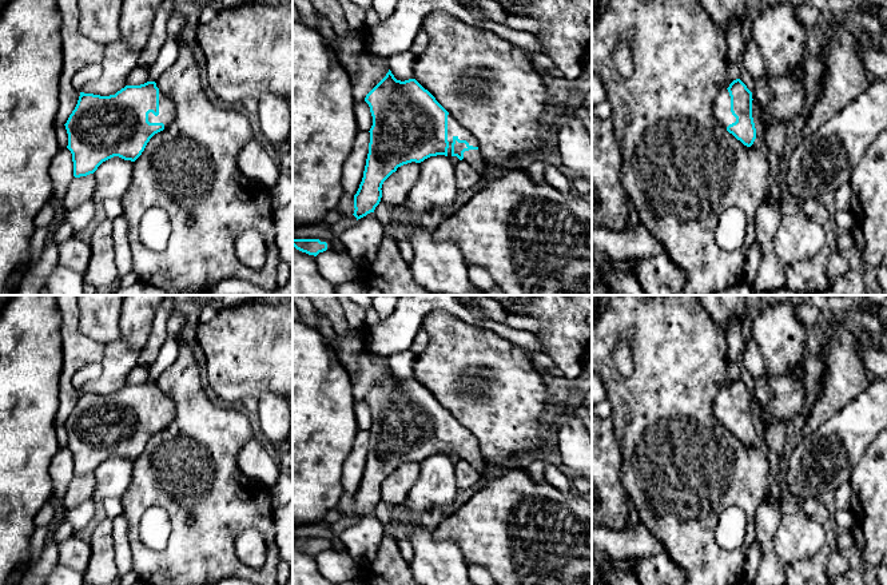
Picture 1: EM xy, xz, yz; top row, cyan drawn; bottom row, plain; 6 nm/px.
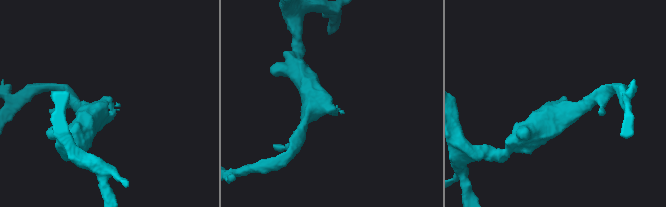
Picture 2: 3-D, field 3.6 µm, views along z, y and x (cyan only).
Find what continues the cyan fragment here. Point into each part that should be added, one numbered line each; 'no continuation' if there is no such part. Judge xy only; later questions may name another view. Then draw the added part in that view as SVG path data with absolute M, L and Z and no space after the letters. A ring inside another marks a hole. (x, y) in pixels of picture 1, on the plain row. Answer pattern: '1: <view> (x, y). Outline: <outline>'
1: xy (166, 406). Outline: M159 390L159 414L155 415L152 411L148 413L150 422L163 422L164 427L170 425L171 419L175 417L174 402Z

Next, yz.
1: yz (722, 406). Outline: M723 389L715 398L713 415L720 421L723 426L736 421L736 417L731 411L731 395L728 389Z

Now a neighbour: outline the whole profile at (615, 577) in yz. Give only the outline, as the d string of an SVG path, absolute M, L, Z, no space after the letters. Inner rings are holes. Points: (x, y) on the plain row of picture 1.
M604 556L601 564L597 566L598 574L605 577L610 585L640 585L633 572L621 572L613 568L613 558Z

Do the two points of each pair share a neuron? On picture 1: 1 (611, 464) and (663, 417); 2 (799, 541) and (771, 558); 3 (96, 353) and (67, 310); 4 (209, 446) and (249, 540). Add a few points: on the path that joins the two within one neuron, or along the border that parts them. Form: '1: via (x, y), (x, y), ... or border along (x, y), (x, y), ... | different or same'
1: border along (613, 424), (624, 485) | different
2: border along (779, 524), (775, 532), (776, 556), (787, 566) | different
3: via (84, 346), (70, 331), (70, 322) | same
4: border along (254, 528), (235, 540), (235, 553), (245, 562) | different

